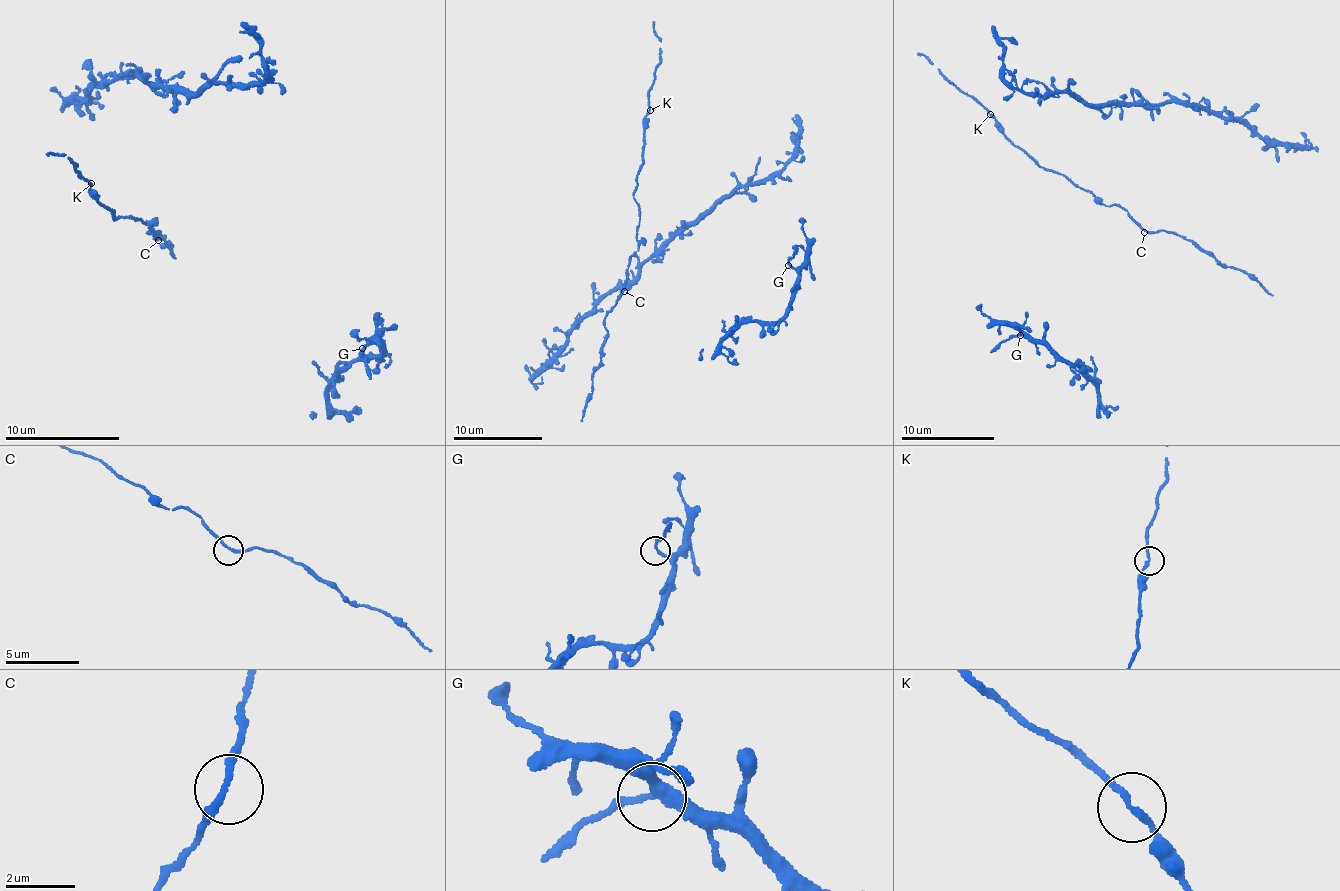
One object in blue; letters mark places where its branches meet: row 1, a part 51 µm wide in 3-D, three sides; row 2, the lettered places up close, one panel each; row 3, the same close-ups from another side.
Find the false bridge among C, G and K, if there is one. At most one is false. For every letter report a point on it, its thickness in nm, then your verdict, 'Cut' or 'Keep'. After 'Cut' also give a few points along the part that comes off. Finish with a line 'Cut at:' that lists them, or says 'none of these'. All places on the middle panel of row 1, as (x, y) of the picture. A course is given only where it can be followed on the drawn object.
C: Place: (624, 291). Thickness 190 nm. Keep
G: Place: (788, 265). Thickness 170 nm. Keep
K: Place: (650, 110). Thickness 170 nm. Keep
Cut at: none of these

